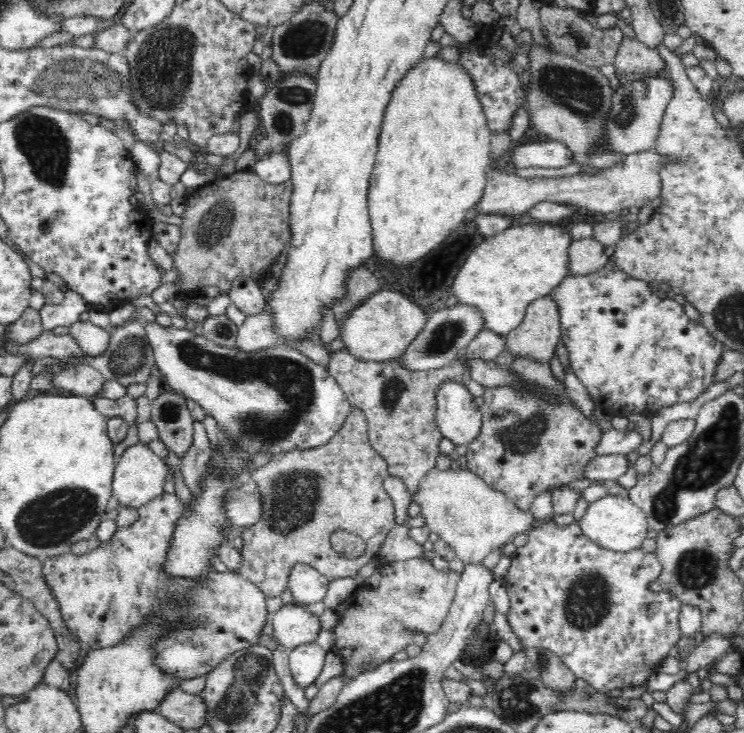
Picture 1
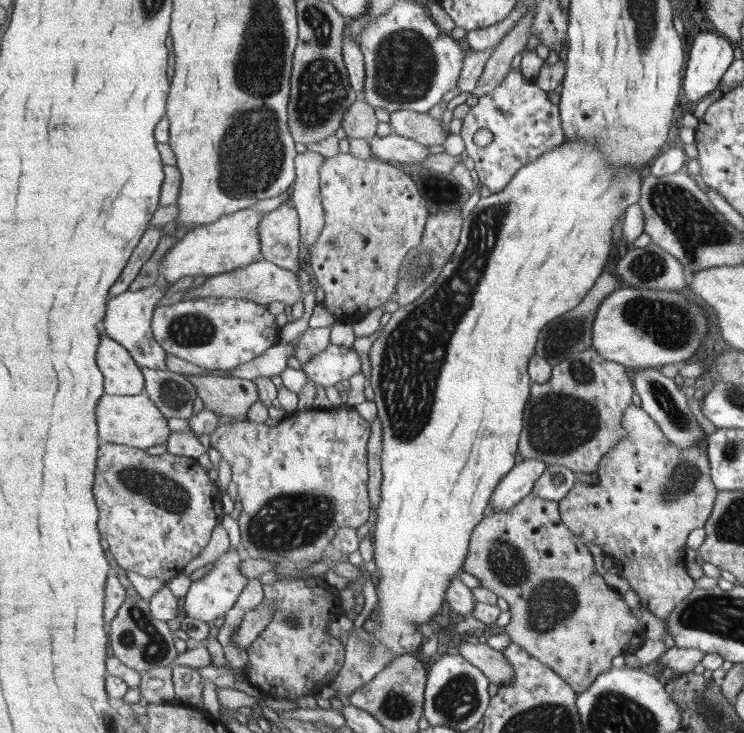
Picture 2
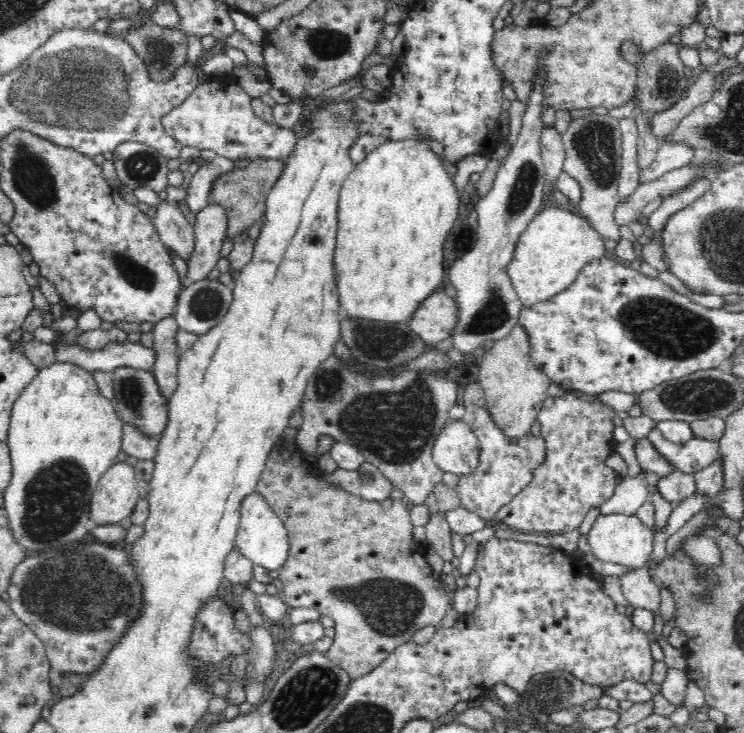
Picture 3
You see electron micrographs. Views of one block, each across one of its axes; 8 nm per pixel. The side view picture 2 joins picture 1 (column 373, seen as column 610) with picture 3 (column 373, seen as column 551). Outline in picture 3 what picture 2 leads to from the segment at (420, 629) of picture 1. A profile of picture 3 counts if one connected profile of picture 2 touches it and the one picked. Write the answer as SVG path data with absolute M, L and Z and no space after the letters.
M279 437L274 442L272 450L268 452L268 458L264 466L265 470L257 483L257 492L264 496L271 510L277 515L277 518L283 521L288 534L289 556L286 558L286 561L282 562L282 566L278 568L278 578L282 582L282 590L284 590L282 599L289 608L315 608L321 616L326 616L334 621L335 635L333 644L327 650L326 655L332 662L344 668L352 679L356 679L362 676L362 674L368 674L370 670L374 670L374 666L378 666L396 646L411 640L412 634L416 630L424 628L424 626L434 626L436 628L441 626L441 621L447 616L448 610L452 608L450 599L448 599L444 583L425 561L424 552L426 552L427 546L414 542L410 512L406 506L406 501L401 495L396 494L382 501L362 499L362 497L358 497L356 494L342 489L340 485L330 483L325 473L319 467L316 468L304 464L300 456L294 453L292 442L288 444L293 452L290 460L284 460L278 453L280 452L280 446L282 446L282 440Z

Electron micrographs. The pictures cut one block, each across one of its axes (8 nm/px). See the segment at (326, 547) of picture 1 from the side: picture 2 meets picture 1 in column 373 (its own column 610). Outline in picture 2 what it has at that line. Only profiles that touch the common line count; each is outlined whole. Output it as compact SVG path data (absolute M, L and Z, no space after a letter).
M642 405L629 406L621 419L627 435L621 443L606 455L599 463L599 481L595 485L578 483L571 493L560 502L563 523L570 527L585 545L593 544L602 549L606 557L610 557L621 570L621 577L627 580L630 590L639 597L647 610L653 612L666 624L669 636L668 617L681 602L695 590L695 579L687 574L687 566L681 556L681 550L687 546L687 538L693 530L705 528L714 512L718 488L712 479L711 462L706 442L697 448L683 450L675 446L667 434L661 430L659 422L651 418L651 414Z

